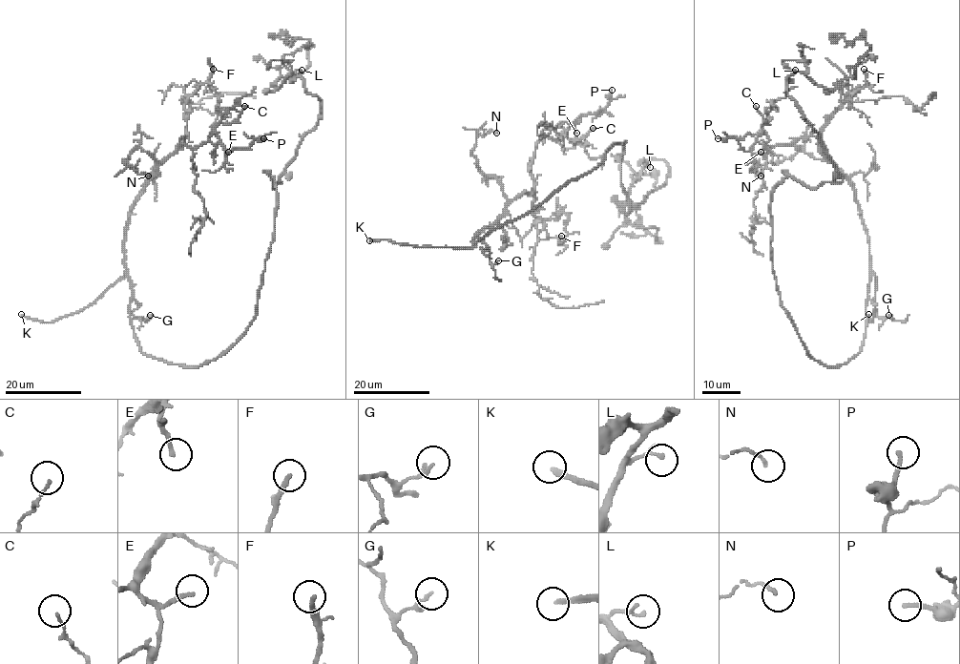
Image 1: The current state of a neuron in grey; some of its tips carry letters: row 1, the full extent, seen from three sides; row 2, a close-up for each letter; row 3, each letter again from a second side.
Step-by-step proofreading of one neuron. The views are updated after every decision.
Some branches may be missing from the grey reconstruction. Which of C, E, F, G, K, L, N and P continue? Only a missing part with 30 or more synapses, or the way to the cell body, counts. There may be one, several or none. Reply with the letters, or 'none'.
E, F, K

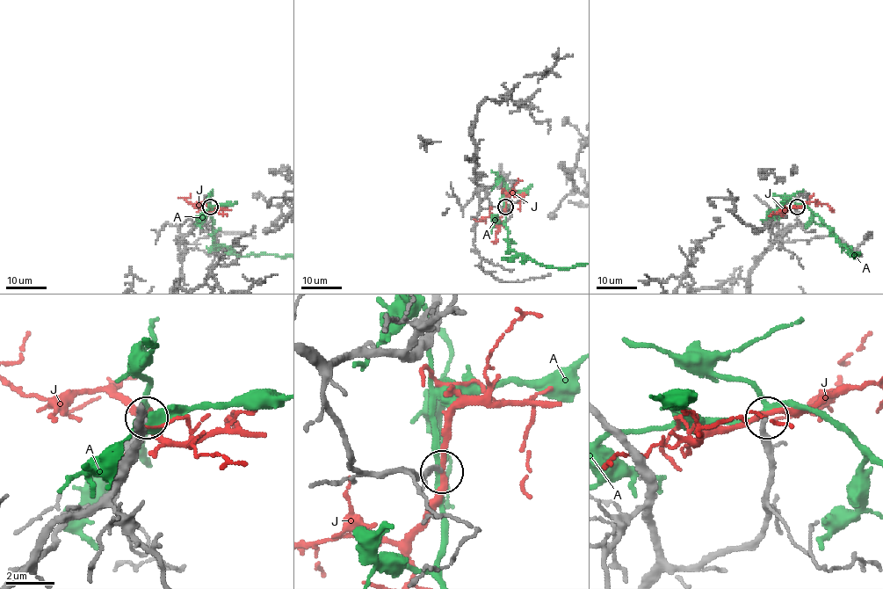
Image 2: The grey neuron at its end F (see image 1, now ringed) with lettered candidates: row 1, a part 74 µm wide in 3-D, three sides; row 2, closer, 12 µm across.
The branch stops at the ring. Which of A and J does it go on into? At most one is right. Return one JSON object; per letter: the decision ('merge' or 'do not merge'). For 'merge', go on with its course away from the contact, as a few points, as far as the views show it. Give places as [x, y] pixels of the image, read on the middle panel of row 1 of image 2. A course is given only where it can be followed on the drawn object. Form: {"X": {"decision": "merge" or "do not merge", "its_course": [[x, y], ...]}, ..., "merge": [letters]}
{"A": {"decision": "do not merge"}, "J": {"decision": "do not merge"}, "merge": []}

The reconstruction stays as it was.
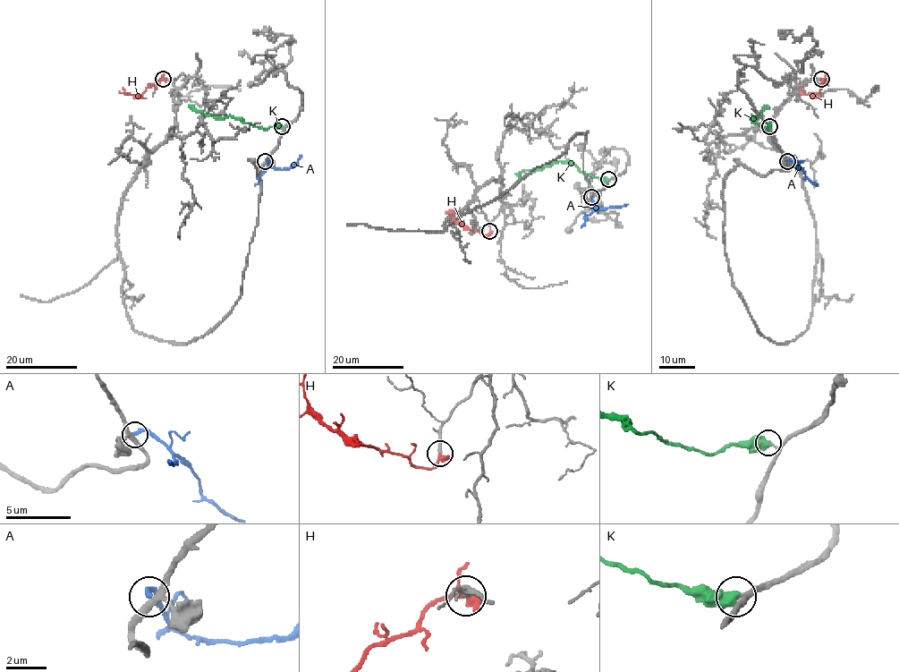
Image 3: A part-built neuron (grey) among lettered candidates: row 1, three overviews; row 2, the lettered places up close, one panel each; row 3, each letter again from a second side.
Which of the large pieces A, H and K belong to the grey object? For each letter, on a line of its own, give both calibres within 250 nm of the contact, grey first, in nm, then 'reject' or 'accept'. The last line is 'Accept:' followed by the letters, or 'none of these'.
A: 240/280 nm | reject
H: 200/480 nm | accept
K: 150/650 nm | reject
Accept: H

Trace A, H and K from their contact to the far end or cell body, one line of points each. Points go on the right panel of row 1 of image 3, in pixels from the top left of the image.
A: (787, 161), (791, 160), (799, 168), (796, 168), (794, 156)
H: (821, 79), (825, 81), (817, 95), (803, 95), (801, 87)
K: (770, 126), (766, 129), (754, 123), (752, 118), (762, 115), (765, 106)

